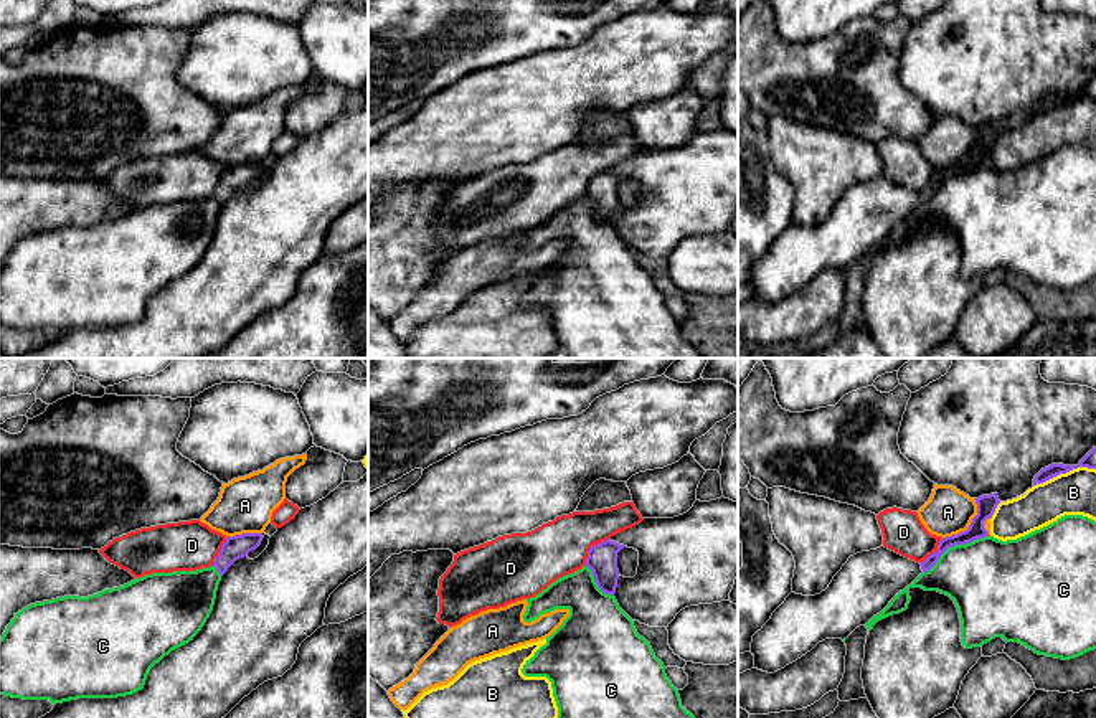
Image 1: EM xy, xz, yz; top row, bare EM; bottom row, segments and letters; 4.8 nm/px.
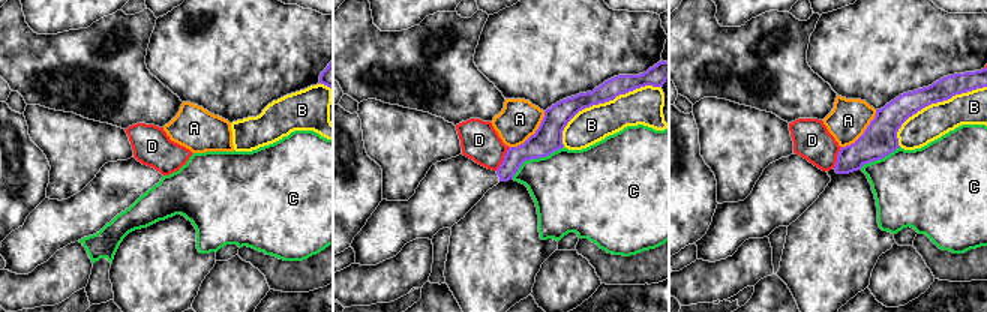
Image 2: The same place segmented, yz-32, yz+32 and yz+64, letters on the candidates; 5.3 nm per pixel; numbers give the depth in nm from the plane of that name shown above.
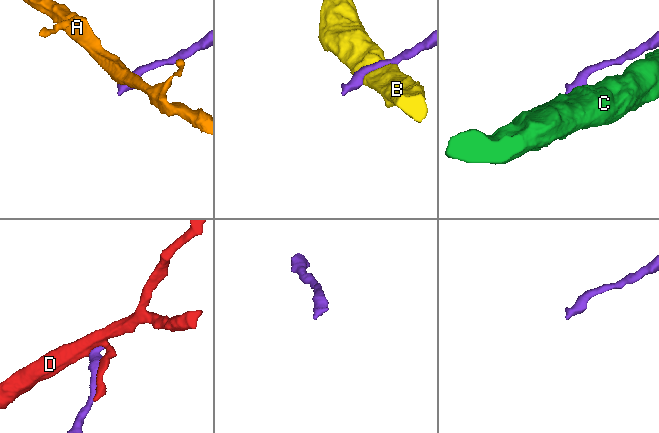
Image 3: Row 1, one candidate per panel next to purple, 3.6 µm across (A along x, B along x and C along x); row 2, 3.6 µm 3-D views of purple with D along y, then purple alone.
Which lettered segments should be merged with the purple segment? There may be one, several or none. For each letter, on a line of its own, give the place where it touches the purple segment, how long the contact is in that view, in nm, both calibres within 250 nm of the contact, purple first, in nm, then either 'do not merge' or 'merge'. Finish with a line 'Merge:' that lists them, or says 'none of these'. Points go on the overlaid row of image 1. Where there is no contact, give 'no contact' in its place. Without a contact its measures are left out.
A: meets purple in yz at (969, 527); contact 260 nm long; 100 nm thick on the purple side, 220 nm on the other; do not merge
B: meets purple in yz at (1063, 472); contact 320 nm long; 70 nm thick on the purple side, 200 nm on the other; do not merge
C: meets purple in yz at (954, 545); contact 380 nm long; 100 nm thick on the purple side, 420 nm on the other; do not merge
D: meets purple in xz at (590, 548); contact 180 nm long; 150 nm thick on the purple side, 280 nm on the other; do not merge
Merge: none of these

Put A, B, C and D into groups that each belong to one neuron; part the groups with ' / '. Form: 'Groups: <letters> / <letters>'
Groups: A / B / C / D

